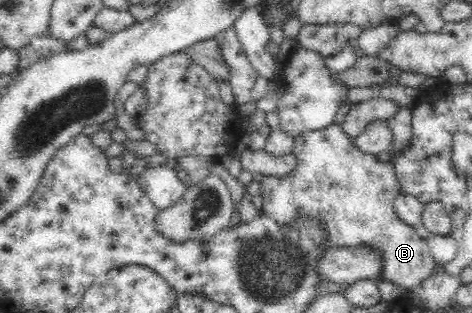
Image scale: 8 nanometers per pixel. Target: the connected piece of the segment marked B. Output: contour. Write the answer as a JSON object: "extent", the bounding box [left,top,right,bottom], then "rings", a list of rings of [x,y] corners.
{"extent":[258,124,438,291],"rings":[[[331,124],[329,127],[323,129],[317,129],[317,131],[308,131],[307,133],[301,133],[299,137],[294,139],[294,147],[292,153],[295,153],[298,163],[296,169],[289,173],[287,177],[275,177],[267,176],[262,181],[262,208],[258,213],[262,213],[269,219],[275,220],[275,223],[279,227],[289,227],[293,225],[297,219],[301,217],[316,217],[318,221],[321,222],[322,228],[325,230],[326,238],[322,245],[327,248],[347,248],[347,247],[370,247],[373,251],[379,254],[382,264],[380,265],[380,274],[378,279],[380,281],[389,281],[393,285],[397,285],[401,289],[407,291],[421,285],[423,282],[427,281],[433,273],[435,273],[436,266],[438,263],[433,259],[430,249],[428,248],[426,240],[421,238],[413,227],[409,227],[404,221],[401,221],[396,214],[394,201],[396,197],[400,194],[399,184],[397,183],[397,178],[393,175],[393,166],[389,162],[381,162],[376,159],[375,155],[370,155],[360,151],[353,142],[347,137],[347,134],[342,128],[342,124]]]}

